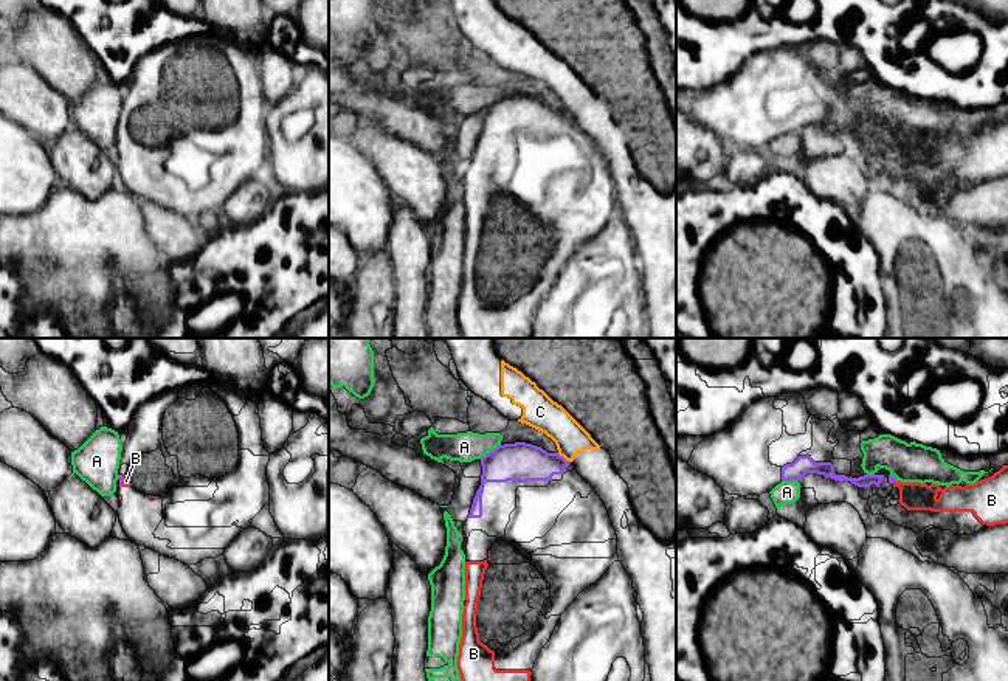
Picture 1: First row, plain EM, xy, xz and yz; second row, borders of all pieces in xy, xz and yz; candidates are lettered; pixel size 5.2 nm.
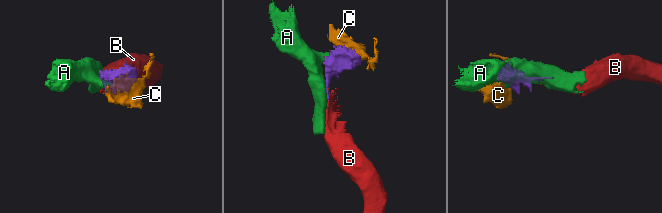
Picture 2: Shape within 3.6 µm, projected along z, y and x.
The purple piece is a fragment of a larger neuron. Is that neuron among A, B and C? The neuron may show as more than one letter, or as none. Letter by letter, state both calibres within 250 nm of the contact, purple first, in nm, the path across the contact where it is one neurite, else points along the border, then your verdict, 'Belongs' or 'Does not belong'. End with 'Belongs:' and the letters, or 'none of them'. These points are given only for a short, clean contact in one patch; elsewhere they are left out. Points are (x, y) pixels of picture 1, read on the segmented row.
A: Thickness 200 nm (purple) against 160 nm. Does not belong
B: Thickness 30 nm (purple) against 40 nm. Path across: xy (120, 477), (121, 481), (126, 481). Belongs
C: Thickness 200 nm (purple) against 180 nm. Boundary: xz (557, 453), (569, 461). Does not belong
Belongs: B

